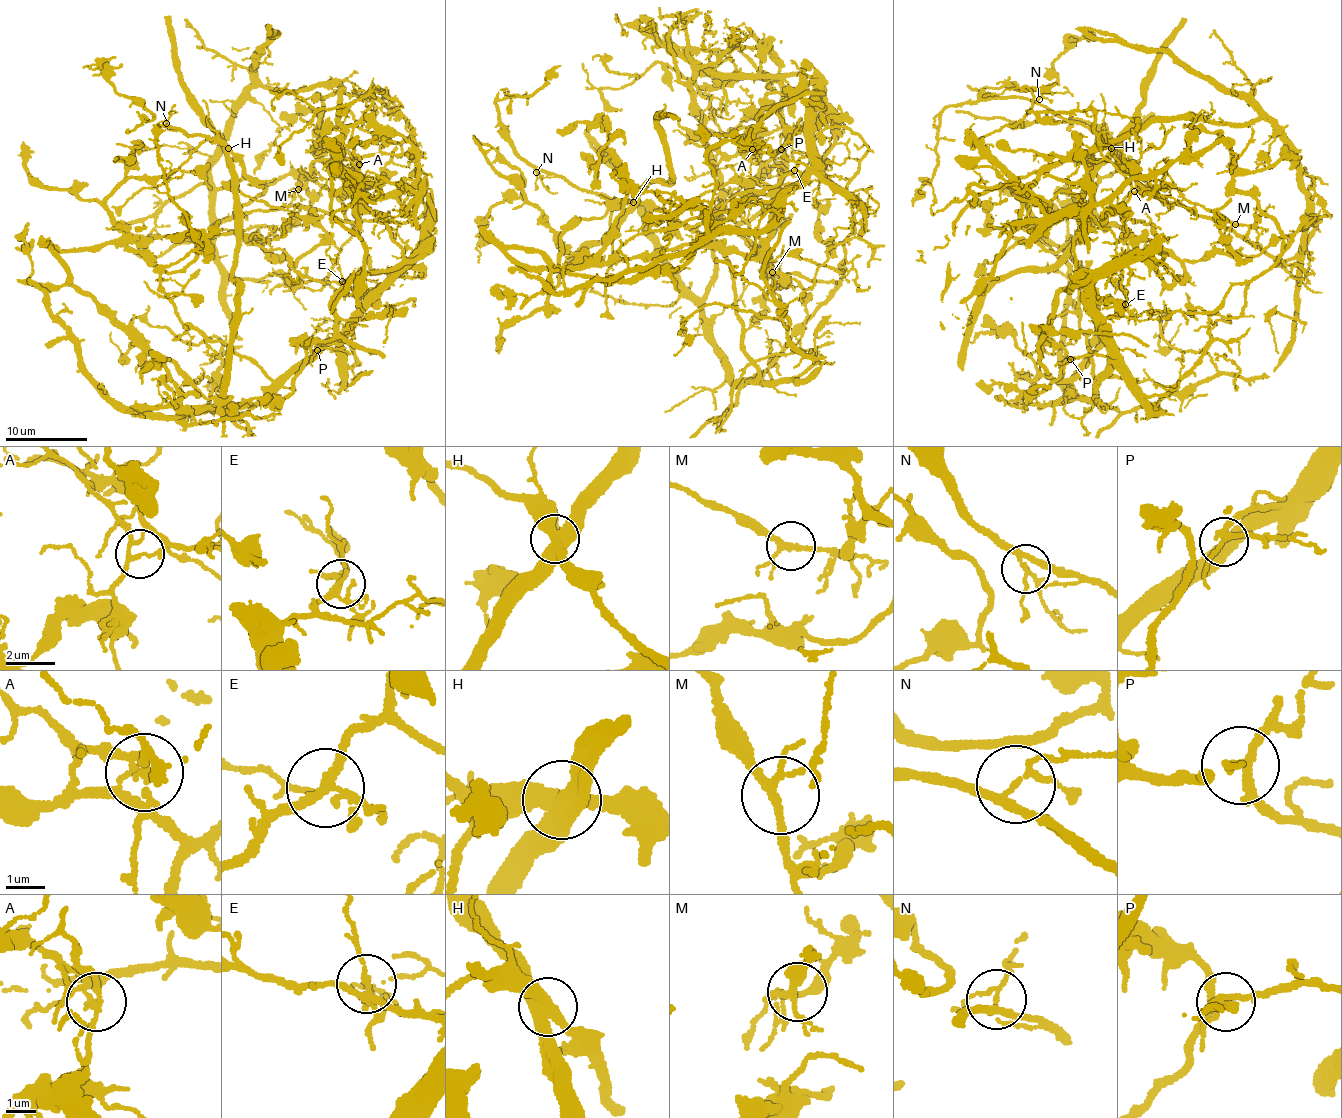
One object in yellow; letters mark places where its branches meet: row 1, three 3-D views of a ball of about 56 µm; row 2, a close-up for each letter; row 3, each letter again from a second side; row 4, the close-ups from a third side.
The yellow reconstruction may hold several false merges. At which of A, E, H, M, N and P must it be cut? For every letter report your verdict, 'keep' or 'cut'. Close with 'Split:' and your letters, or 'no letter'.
A: cut
E: keep
H: cut
M: keep
N: keep
P: keep
Split: A, H

